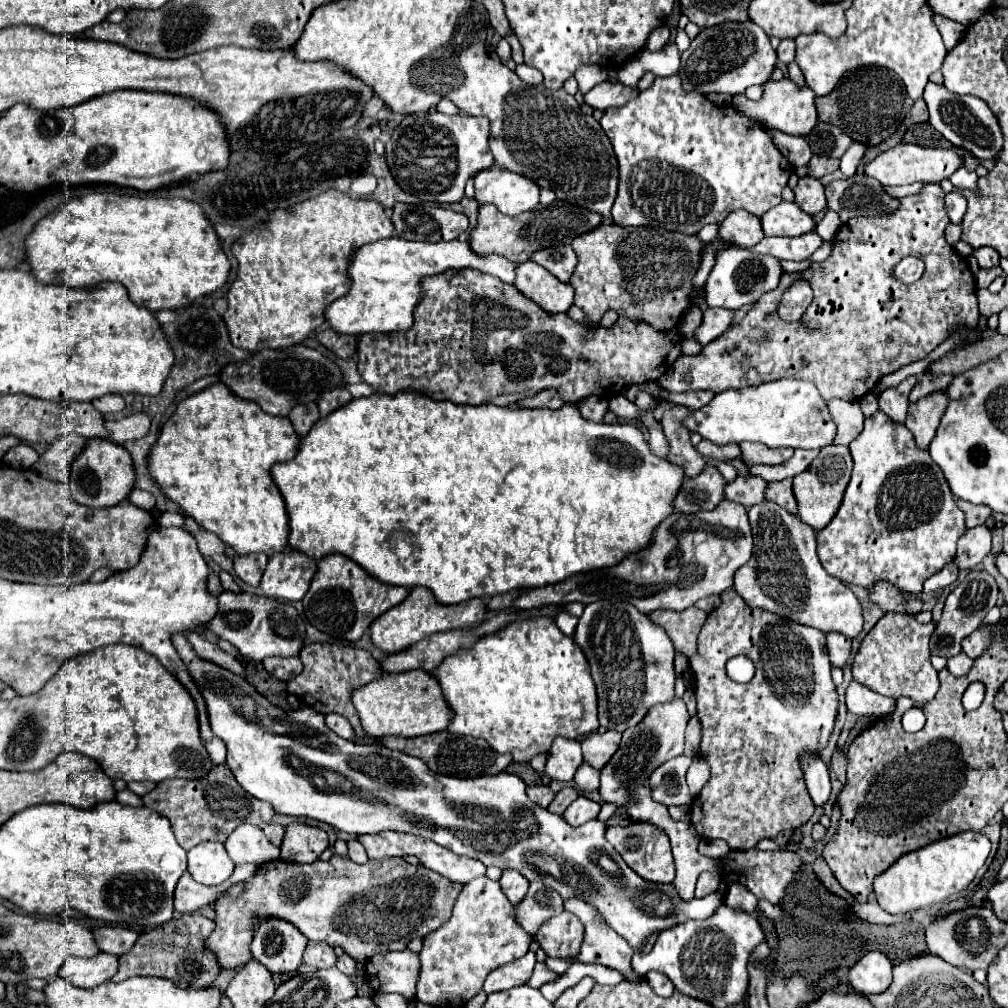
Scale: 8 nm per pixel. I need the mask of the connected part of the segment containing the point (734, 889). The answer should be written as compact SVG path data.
M731 884L727 888L727 898L725 904L733 910L741 910L745 914L755 914L757 910L757 900L755 896L751 896L751 892L747 888L743 888L741 884Z

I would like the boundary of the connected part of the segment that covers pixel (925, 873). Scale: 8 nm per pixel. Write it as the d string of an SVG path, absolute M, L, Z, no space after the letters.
M961 832L915 852L901 856L883 876L875 878L875 898L889 914L905 914L929 908L937 902L965 896L977 870L985 864L991 842L981 832Z

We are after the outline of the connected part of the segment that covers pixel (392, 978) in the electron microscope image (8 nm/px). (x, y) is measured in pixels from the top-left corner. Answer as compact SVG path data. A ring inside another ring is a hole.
M401 950L387 952L383 956L371 956L365 962L369 982L375 992L395 992L407 998L415 998L415 982L419 978L419 956Z

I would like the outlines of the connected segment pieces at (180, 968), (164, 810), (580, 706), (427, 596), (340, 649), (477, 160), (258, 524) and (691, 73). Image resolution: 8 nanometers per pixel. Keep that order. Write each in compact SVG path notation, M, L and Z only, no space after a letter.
M183 914L159 928L151 928L143 932L133 946L131 952L119 958L119 970L111 978L113 982L123 982L131 976L159 976L173 980L179 988L207 988L215 982L219 974L219 964L215 962L213 952L207 950L203 944L207 936L213 932L213 920L201 914Z
M225 764L211 768L209 776L203 780L163 780L143 796L143 804L169 818L175 838L185 850L191 850L205 840L225 842L239 824L255 824L263 828L275 816L271 804L247 794Z
M551 618L519 620L497 634L481 638L475 648L447 656L433 672L451 704L455 718L449 732L487 740L497 752L513 756L515 762L531 762L535 754L547 754L555 738L579 740L599 728L597 692L583 650L565 636Z
M417 586L411 590L411 594L407 596L407 600L403 600L401 604L397 604L395 608L387 610L383 616L379 616L379 620L375 620L369 628L371 632L371 642L383 650L385 654L395 654L395 652L403 652L407 650L411 644L437 634L437 632L447 632L447 630L455 630L455 628L471 628L477 626L485 620L485 604L479 598L455 604L455 606L443 606L437 604L433 592L429 588Z
M329 642L307 644L301 650L301 662L303 662L303 672L299 676L295 676L293 680L289 680L287 690L291 694L295 694L299 700L303 700L309 708L313 708L321 714L337 712L337 714L349 718L357 738L367 736L359 722L359 714L355 712L355 706L351 704L351 692L363 684L369 684L371 680L377 680L383 674L381 664L367 650L361 650L355 646L345 646L345 644L329 644Z
M427 112L427 114L411 114L405 116L403 122L393 130L389 142L385 144L385 158L387 166L395 178L395 182L409 194L417 196L423 202L439 202L451 204L463 198L463 190L469 178L477 172L491 168L495 164L493 156L489 154L489 120L463 116L463 114L441 114L441 112Z
M215 382L199 394L179 402L175 414L163 424L161 434L151 450L149 468L167 498L177 502L195 522L217 534L237 554L263 552L273 556L283 552L289 536L289 516L281 492L271 478L271 466L293 460L299 450L299 436L289 418L279 418L263 412L253 400L235 396L223 382Z
M747 20L747 22L727 22L727 24L717 24L711 26L707 30L701 30L699 36L695 40L691 40L691 46L681 54L681 68L679 68L679 78L683 80L683 88L689 90L697 90L701 94L709 94L709 92L721 92L721 94L743 94L749 86L757 84L763 86L769 78L771 72L777 64L777 54L769 44L769 36L763 32L763 28L759 28L755 22Z

